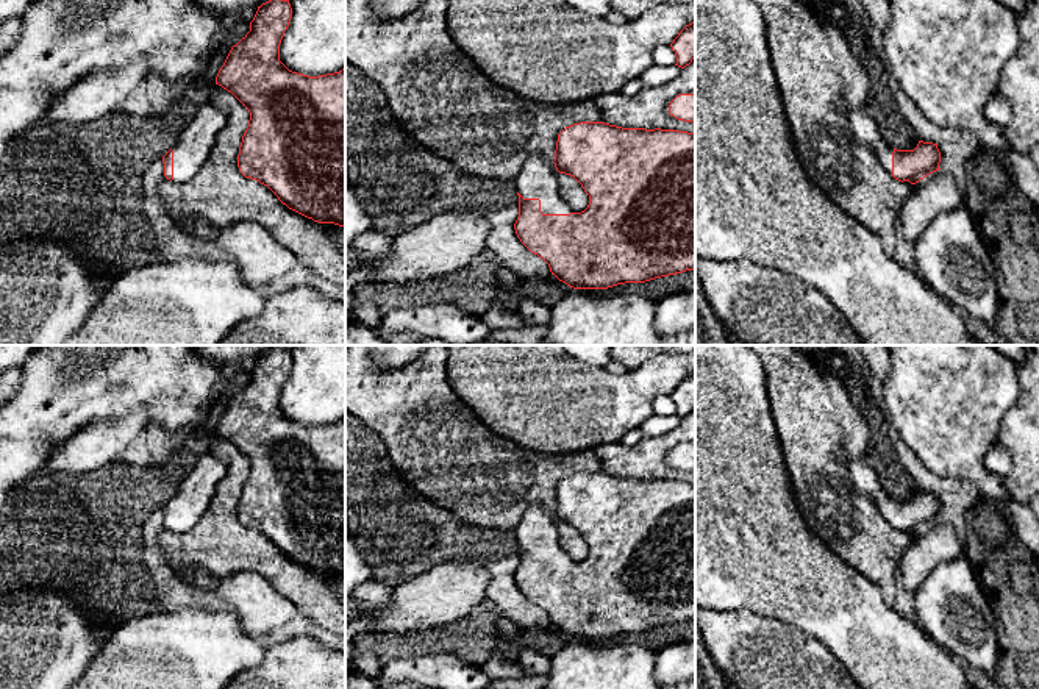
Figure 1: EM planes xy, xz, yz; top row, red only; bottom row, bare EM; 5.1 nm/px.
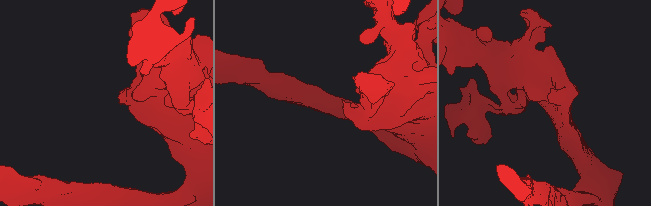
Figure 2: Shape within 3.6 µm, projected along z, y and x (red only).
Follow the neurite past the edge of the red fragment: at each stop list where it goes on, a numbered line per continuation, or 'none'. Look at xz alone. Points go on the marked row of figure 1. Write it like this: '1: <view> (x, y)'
1: xz (538, 178)

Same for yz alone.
1: yz (863, 125)

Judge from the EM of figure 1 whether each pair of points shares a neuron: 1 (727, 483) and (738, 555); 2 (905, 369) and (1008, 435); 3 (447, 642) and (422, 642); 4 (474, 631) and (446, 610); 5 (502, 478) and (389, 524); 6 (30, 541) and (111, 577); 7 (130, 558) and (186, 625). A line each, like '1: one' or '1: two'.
1: one
2: two
3: one
4: two
5: two
6: one
7: two

